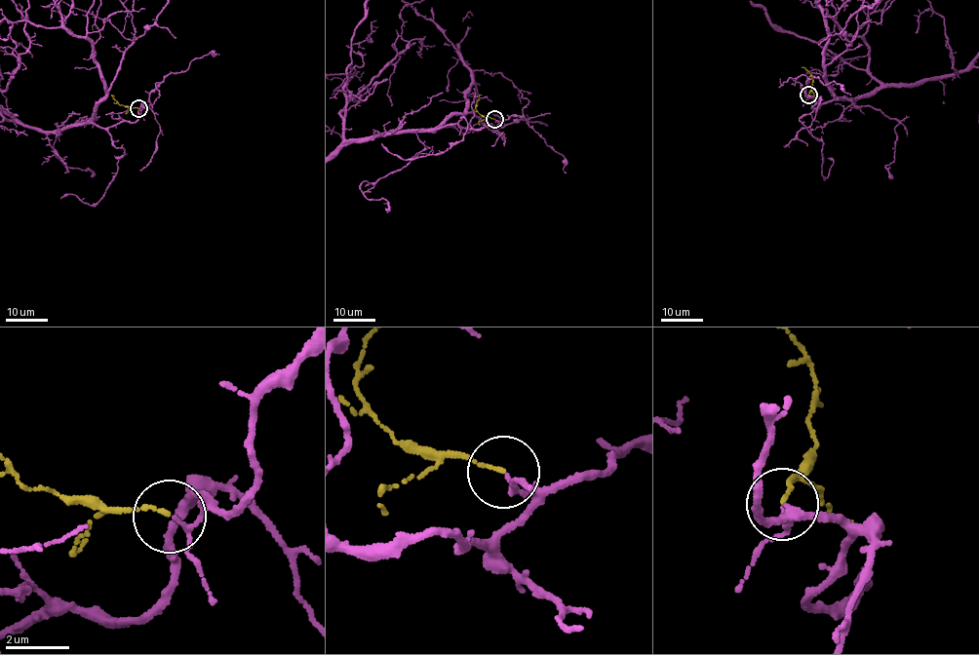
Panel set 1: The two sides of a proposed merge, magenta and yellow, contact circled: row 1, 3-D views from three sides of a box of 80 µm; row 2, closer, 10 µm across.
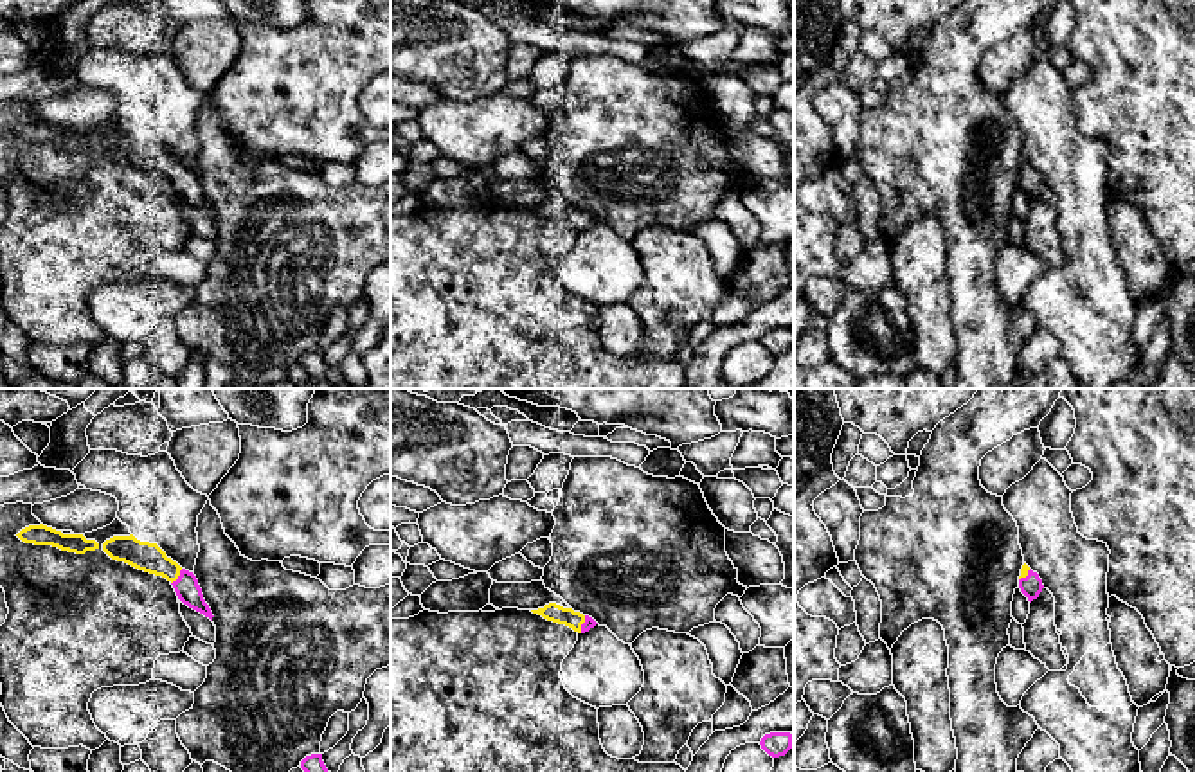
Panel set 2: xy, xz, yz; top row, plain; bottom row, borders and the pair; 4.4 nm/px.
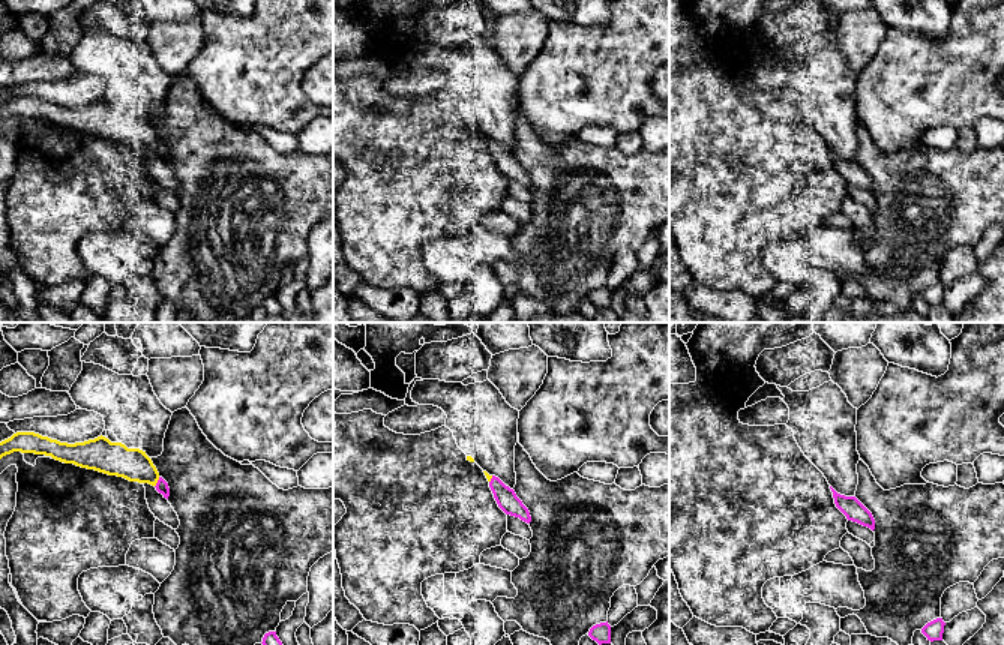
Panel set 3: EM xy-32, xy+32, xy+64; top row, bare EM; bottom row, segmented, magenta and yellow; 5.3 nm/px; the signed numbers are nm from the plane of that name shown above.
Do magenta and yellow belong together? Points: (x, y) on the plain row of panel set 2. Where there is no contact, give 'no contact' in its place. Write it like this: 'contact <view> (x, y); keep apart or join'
contact xy (179, 173); join

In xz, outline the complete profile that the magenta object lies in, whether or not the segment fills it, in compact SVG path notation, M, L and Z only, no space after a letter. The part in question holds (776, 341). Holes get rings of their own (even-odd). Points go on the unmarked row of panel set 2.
M770 329L761 335L760 342L769 353L779 355L779 353L785 353L792 346L792 331Z

